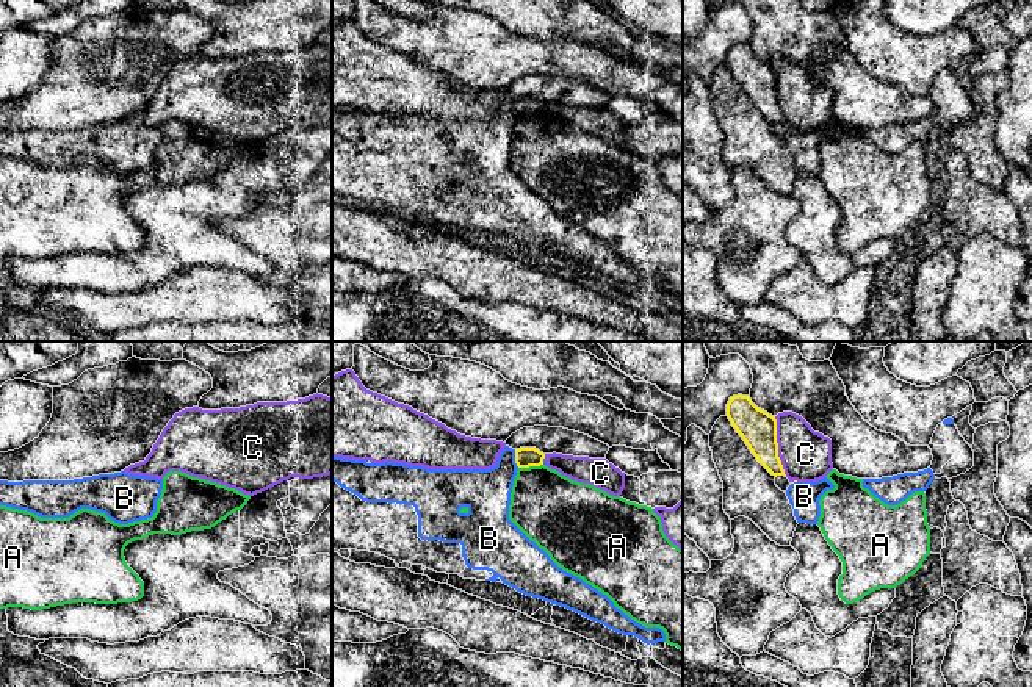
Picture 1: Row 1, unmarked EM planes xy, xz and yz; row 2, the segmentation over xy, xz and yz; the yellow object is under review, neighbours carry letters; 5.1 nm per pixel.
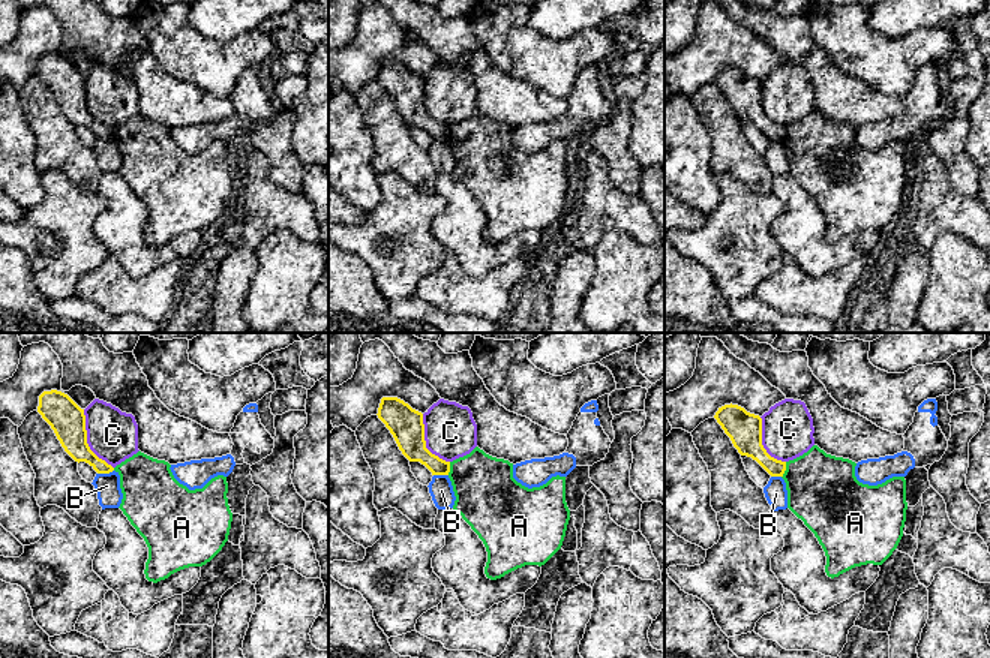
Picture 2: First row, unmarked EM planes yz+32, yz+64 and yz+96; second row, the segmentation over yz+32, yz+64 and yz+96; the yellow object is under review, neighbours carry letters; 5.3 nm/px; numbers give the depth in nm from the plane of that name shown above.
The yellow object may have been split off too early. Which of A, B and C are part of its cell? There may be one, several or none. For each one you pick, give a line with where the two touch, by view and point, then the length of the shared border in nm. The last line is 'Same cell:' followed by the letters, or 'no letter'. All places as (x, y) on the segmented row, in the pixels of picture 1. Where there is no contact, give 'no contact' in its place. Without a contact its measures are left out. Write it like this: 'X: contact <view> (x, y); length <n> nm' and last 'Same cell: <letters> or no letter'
Same cell: no letter

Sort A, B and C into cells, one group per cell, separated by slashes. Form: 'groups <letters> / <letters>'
groups A / B / C

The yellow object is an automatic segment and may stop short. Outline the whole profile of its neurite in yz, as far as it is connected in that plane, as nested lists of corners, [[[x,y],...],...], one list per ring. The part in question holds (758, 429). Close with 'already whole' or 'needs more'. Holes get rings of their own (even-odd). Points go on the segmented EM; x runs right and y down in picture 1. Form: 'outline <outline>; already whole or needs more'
outline [[[733,396],[727,404],[727,416],[742,437],[756,460],[772,474],[785,476],[778,457],[777,419],[758,408],[750,396]]]; already whole

